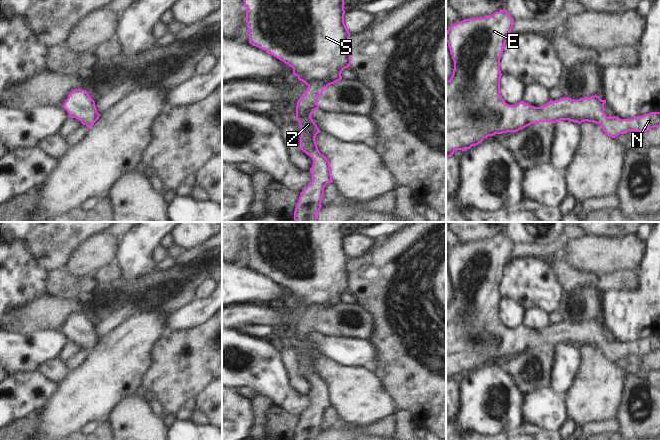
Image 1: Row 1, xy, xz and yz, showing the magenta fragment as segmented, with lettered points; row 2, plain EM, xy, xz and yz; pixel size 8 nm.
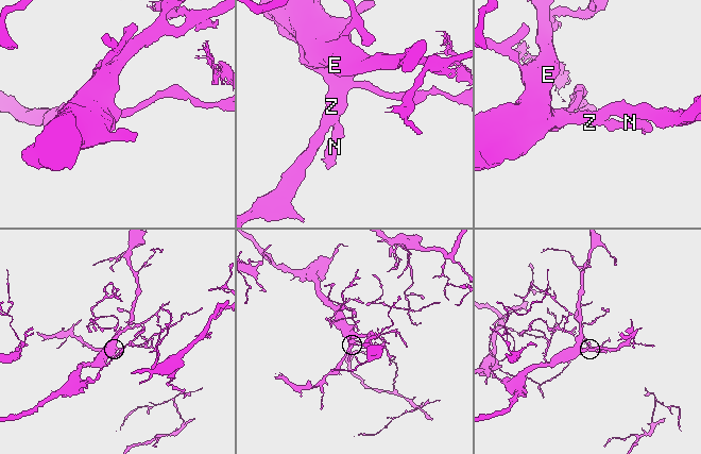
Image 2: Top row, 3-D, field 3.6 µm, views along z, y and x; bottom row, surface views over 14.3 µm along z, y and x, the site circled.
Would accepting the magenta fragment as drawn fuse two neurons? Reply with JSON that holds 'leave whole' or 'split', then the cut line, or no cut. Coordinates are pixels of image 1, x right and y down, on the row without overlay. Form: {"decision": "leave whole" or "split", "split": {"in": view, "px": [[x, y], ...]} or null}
{"decision": "leave whole", "split": null}

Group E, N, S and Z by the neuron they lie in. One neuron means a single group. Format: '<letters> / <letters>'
E N S Z

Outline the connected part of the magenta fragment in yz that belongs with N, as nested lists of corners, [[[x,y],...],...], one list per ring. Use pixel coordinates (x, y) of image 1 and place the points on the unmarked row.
[[[503,233],[490,240],[464,243],[447,254],[446,266],[454,285],[454,293],[451,302],[446,305],[446,383],[456,374],[465,375],[478,369],[488,360],[514,357],[539,346],[593,346],[599,348],[605,358],[612,362],[629,355],[644,357],[651,352],[660,351],[660,336],[651,336],[633,343],[607,341],[604,337],[606,324],[597,319],[578,324],[563,321],[557,325],[550,324],[542,331],[524,325],[517,329],[507,328],[500,319],[500,283],[513,249],[514,243]]]

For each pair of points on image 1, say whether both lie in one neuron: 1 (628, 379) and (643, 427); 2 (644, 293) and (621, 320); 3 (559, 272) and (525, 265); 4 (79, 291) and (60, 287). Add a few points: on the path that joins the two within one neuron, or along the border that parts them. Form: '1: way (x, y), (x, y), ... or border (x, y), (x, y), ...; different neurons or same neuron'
1: way (628, 392), (627, 409), (632, 418); same neuron
2: way (641, 300), (628, 313); same neuron
3: border (538, 258), (551, 270), (562, 291); different neurons
4: way (74, 287), (65, 287); same neuron

